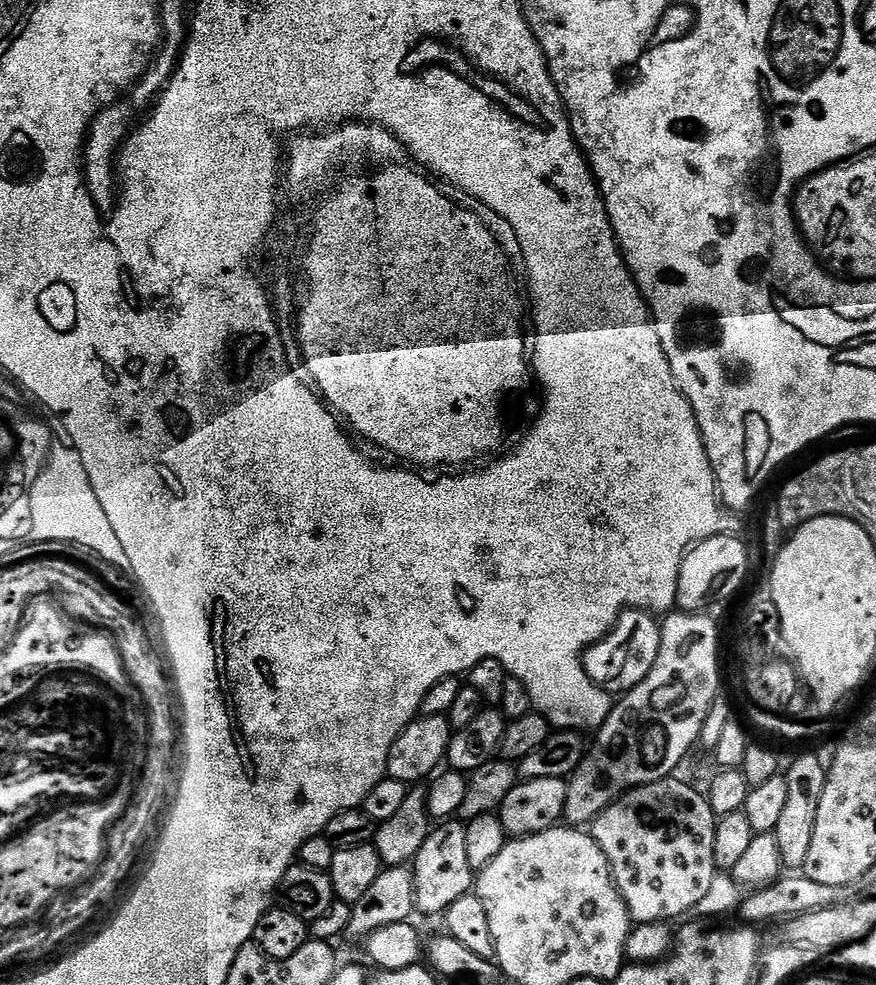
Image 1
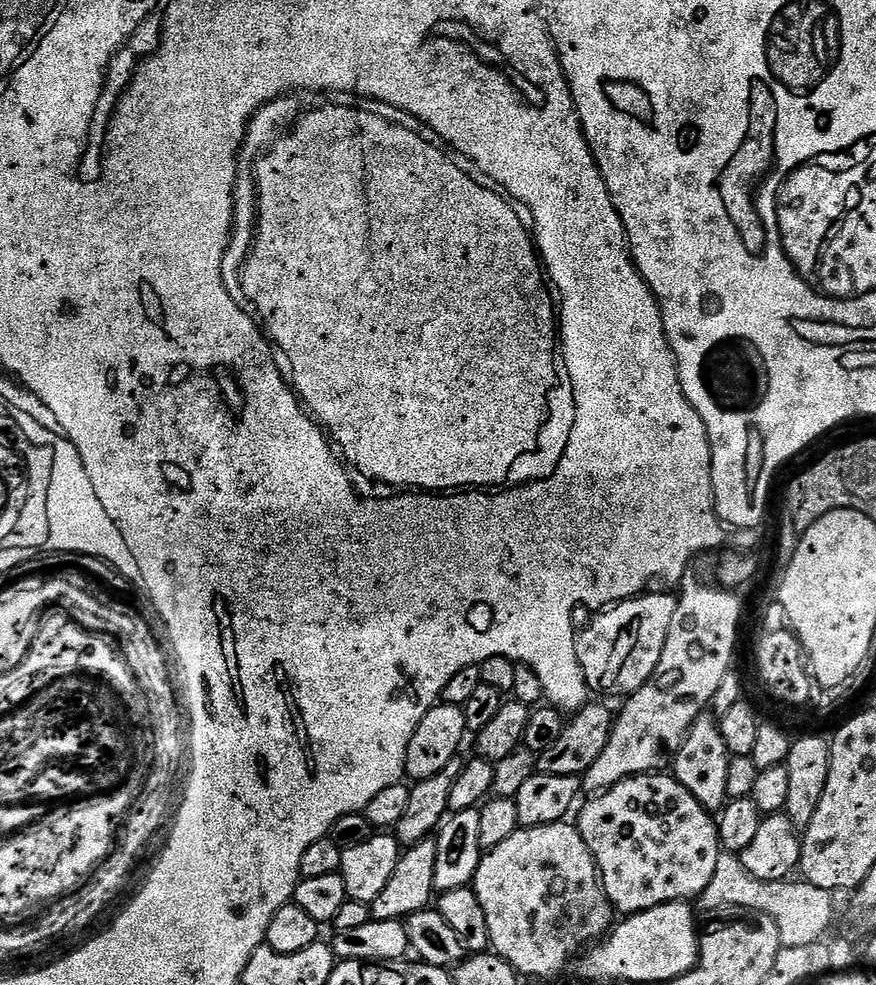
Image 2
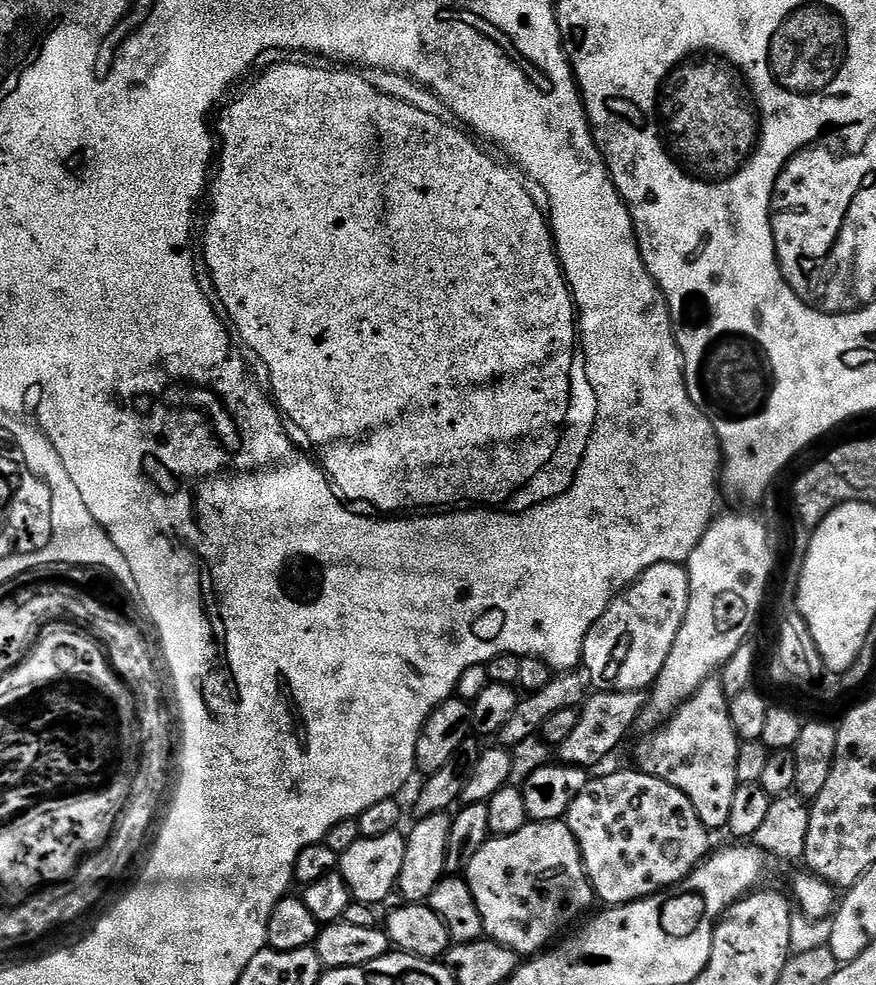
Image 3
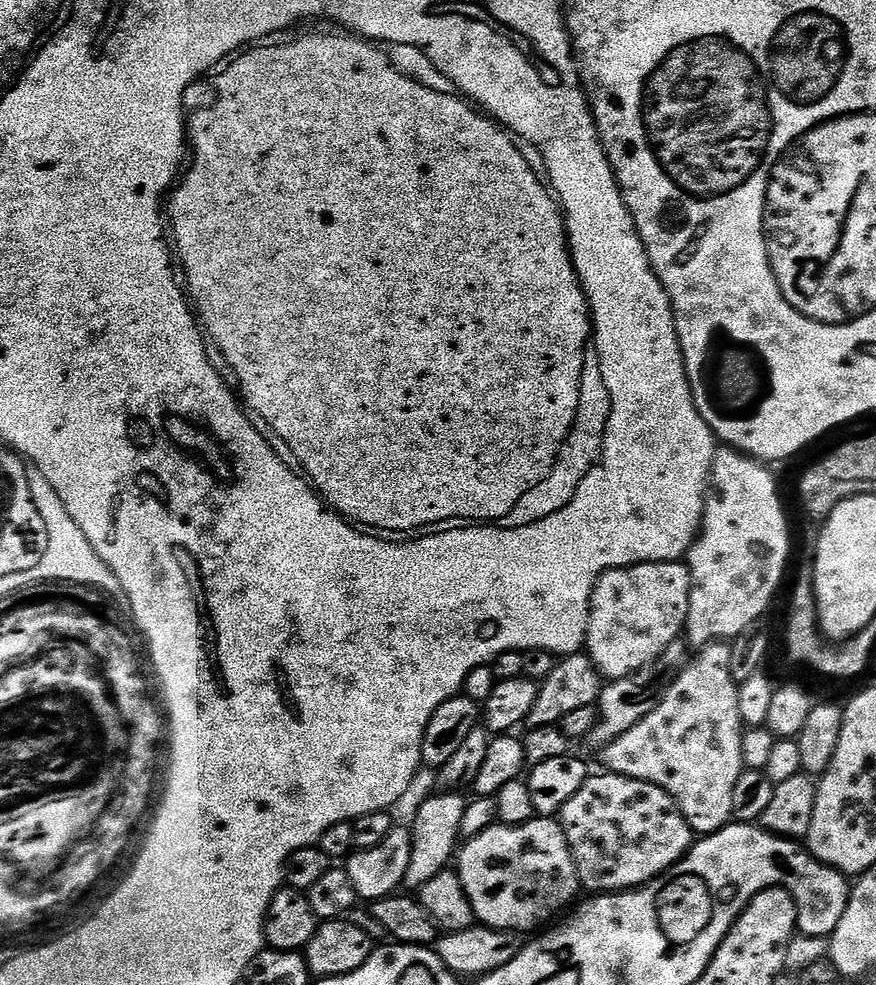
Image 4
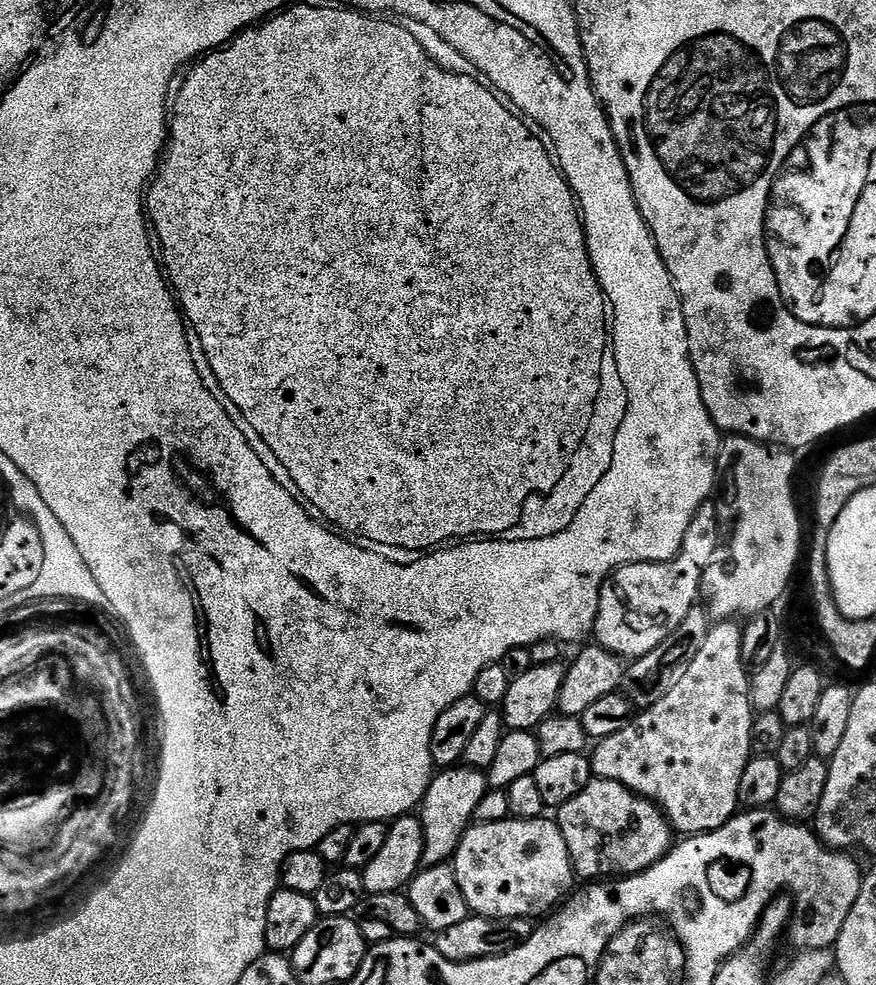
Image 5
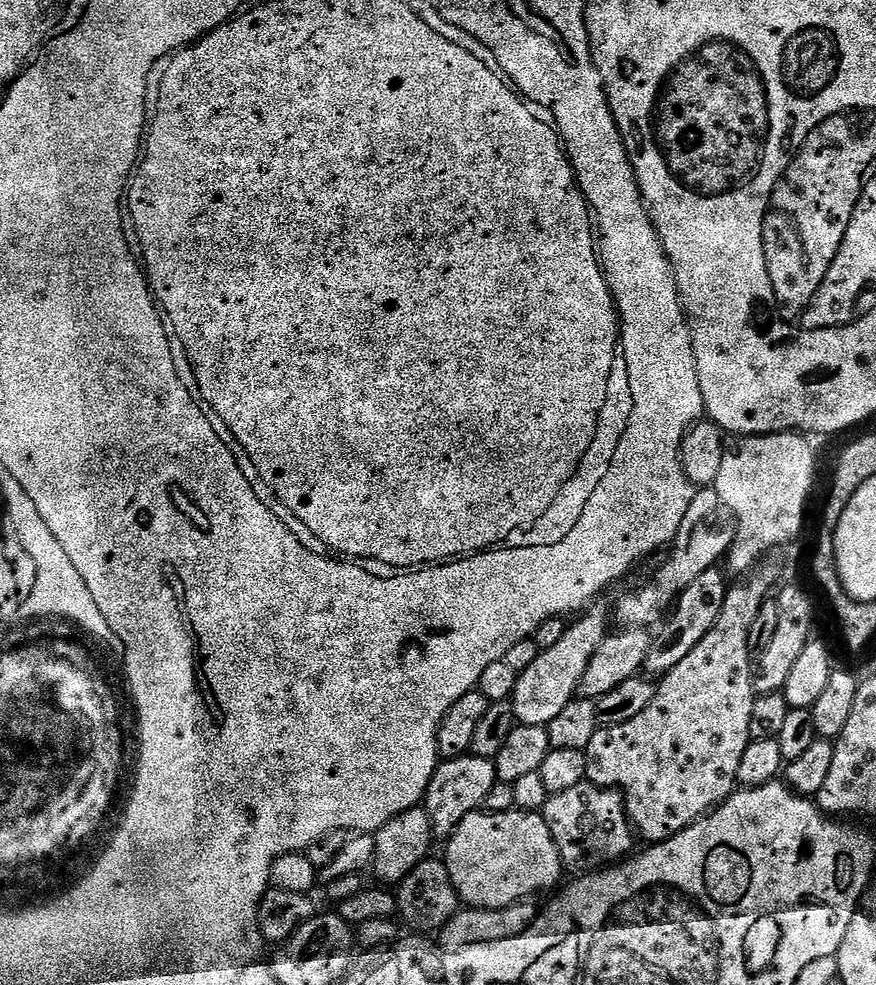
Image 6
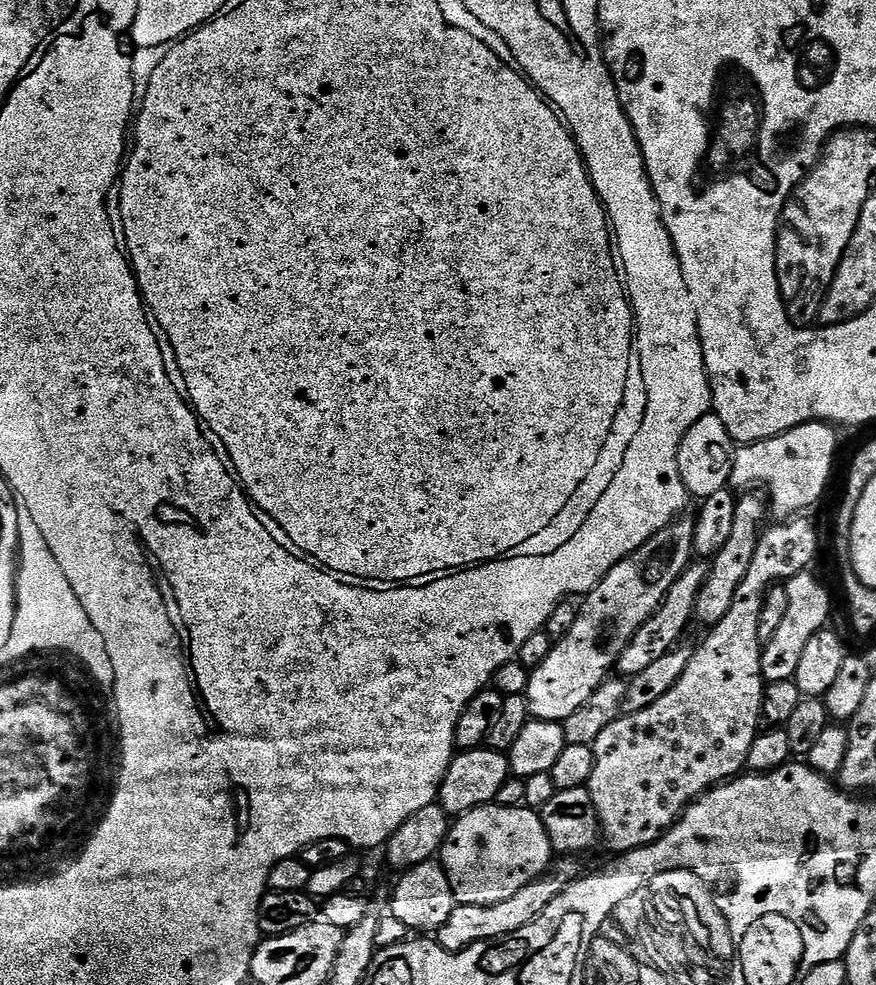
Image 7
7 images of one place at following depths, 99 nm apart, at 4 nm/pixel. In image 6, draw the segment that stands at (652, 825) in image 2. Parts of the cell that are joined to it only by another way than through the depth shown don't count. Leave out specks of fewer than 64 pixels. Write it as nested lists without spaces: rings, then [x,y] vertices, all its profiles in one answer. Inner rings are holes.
[[[585,782],[562,794],[549,795],[542,815],[546,826],[550,826],[554,846],[558,846],[561,865],[576,872],[572,874],[591,874],[619,865],[633,851],[634,825],[619,791]]]

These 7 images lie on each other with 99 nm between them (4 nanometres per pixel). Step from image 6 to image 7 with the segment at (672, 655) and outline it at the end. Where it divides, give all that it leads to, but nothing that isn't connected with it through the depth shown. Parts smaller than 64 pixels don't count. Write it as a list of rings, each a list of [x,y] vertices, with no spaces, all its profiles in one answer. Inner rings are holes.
[[[748,490],[736,501],[734,510],[734,526],[724,545],[711,557],[708,564],[708,573],[698,590],[696,599],[695,619],[701,620],[705,626],[716,624],[730,610],[734,602],[734,590],[738,590],[738,582],[746,576],[750,568],[750,561],[754,558],[754,550],[760,541],[760,533],[770,516],[770,504],[763,495],[755,496],[755,491]]]

